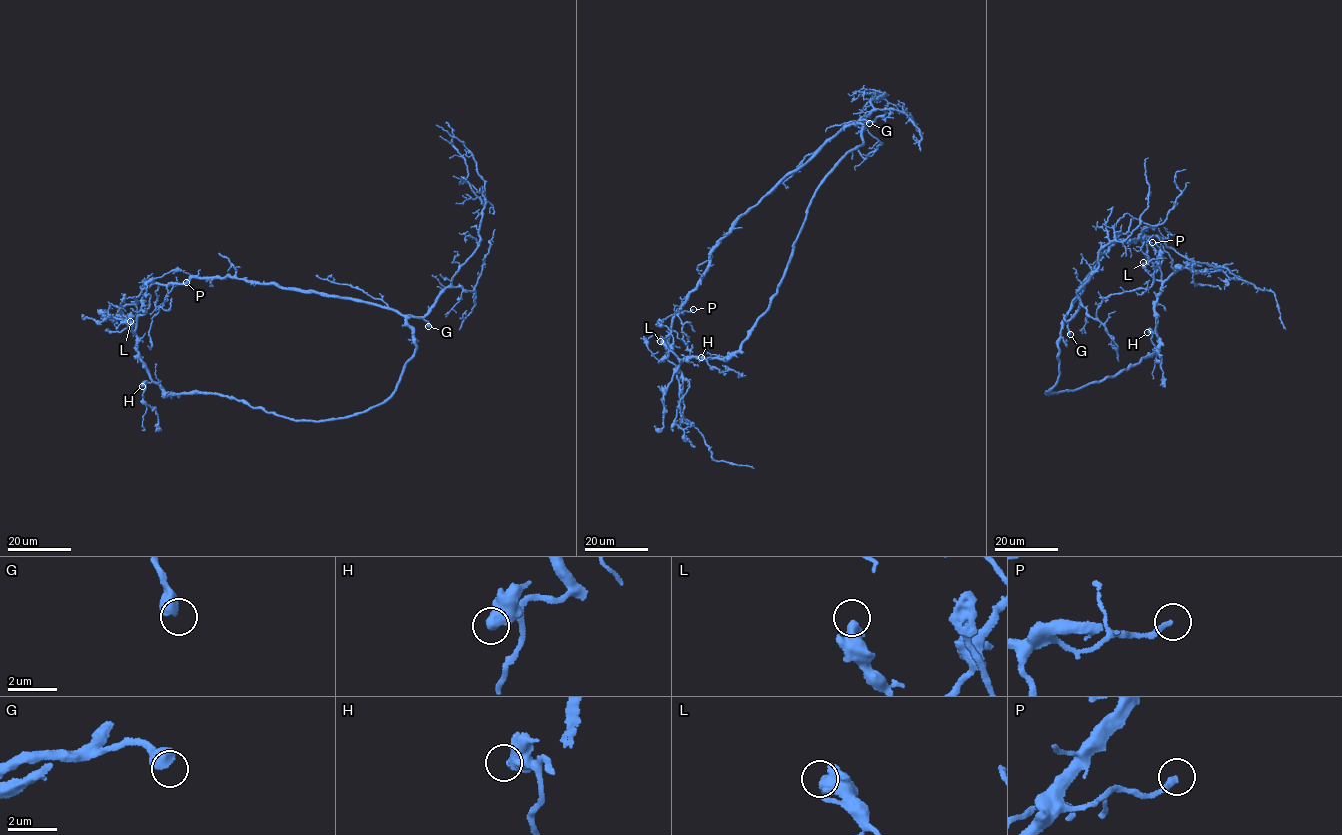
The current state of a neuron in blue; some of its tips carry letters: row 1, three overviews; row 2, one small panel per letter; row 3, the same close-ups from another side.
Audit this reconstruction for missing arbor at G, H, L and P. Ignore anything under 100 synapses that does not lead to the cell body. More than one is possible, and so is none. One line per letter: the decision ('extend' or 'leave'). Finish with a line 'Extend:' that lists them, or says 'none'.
G: extend
H: leave
L: leave
P: leave
Extend: G

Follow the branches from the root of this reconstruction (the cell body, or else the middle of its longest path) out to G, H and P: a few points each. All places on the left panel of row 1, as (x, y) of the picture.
G: (414, 349), (413, 331), (407, 318), (422, 317), (428, 326)
H: (414, 349), (382, 402), (322, 421), (274, 414), (214, 394), (168, 393), (152, 382), (142, 386)
P: (414, 349), (413, 331), (406, 319), (394, 310), (228, 274), (186, 282)

